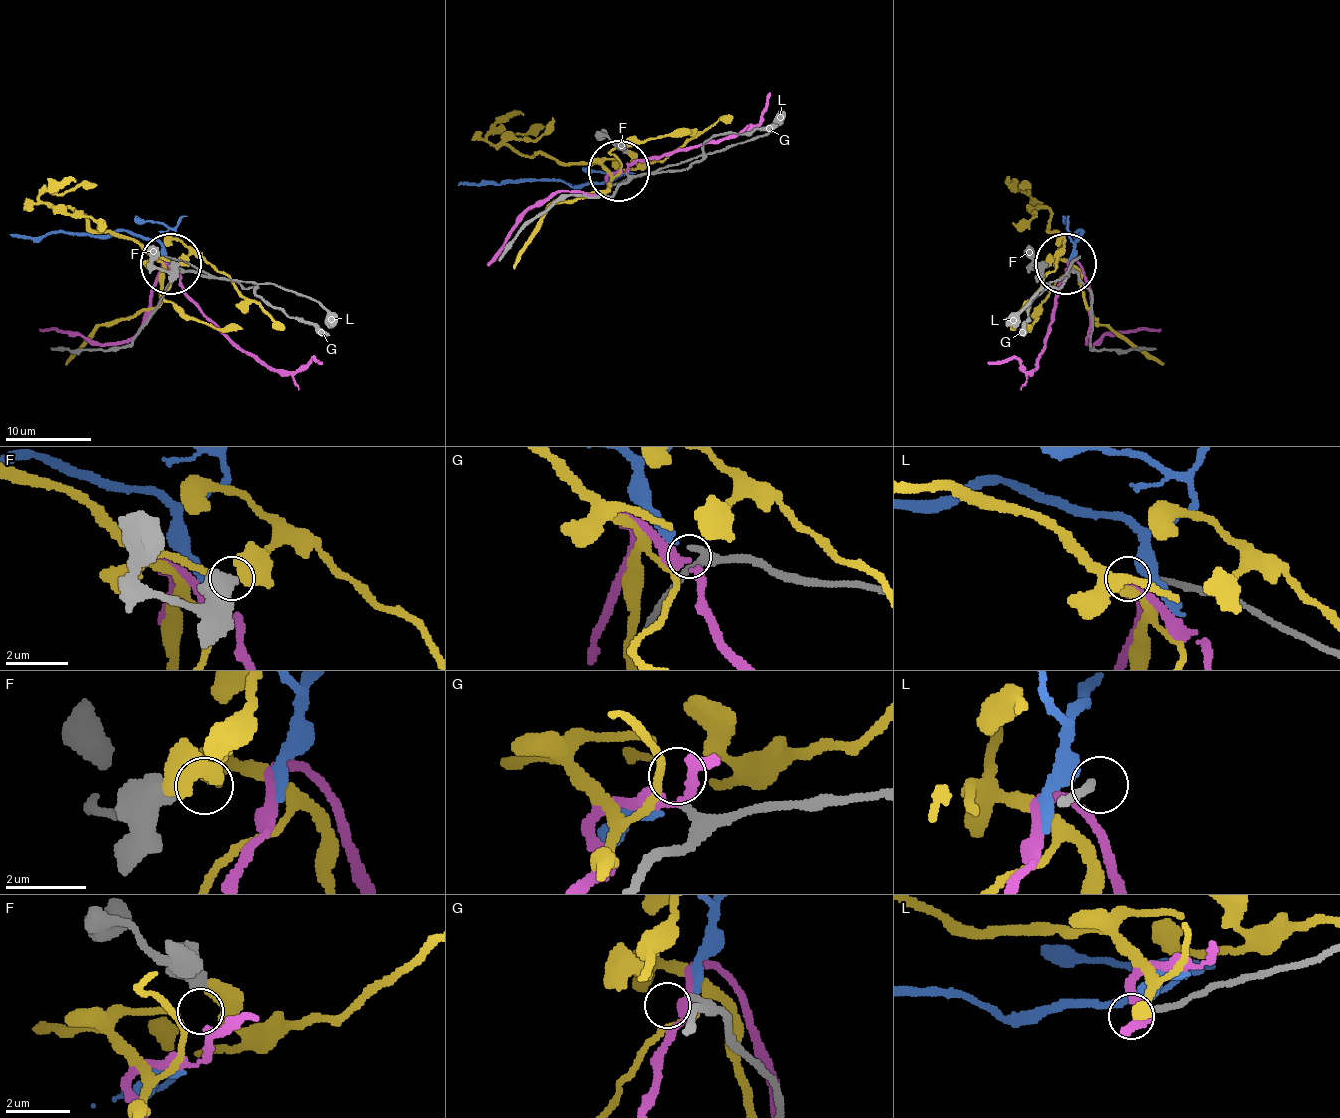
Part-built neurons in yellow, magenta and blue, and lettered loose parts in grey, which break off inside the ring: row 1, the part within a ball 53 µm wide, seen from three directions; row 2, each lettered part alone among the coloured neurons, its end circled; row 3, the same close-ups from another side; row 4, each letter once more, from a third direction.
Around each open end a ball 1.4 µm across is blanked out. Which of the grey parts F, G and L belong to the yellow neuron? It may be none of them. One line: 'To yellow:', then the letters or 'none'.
To yellow: F

